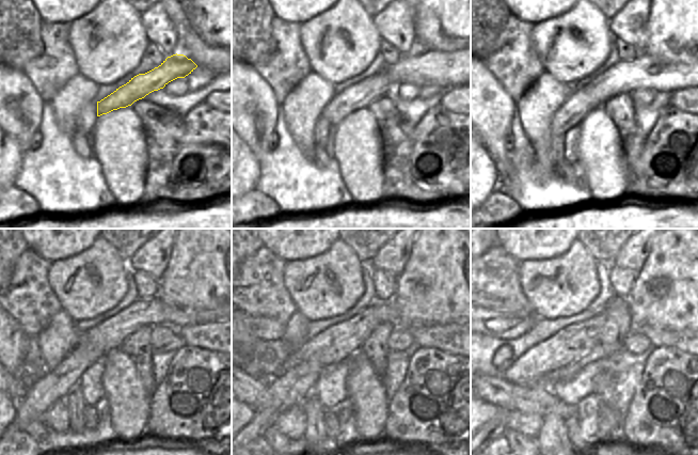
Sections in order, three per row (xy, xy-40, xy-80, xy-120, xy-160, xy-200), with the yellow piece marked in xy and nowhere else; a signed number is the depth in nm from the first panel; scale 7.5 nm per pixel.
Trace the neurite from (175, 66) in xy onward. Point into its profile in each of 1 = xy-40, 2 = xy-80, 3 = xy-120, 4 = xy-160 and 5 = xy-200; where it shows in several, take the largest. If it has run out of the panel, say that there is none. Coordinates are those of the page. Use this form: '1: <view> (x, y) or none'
1: xy-40 (360, 95)
2: xy-80 (577, 105)
3: xy-120 (50, 387)
4: xy-160 (289, 389)
5: xy-200 (494, 428)

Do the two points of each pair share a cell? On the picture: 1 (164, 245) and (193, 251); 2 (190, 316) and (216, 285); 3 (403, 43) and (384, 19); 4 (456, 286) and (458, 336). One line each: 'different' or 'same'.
1: different
2: different
3: same
4: different

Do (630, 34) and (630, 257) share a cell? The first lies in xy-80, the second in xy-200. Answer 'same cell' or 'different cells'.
same cell

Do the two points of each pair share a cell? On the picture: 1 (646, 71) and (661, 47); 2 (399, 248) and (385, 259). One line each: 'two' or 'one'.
1: two
2: one

